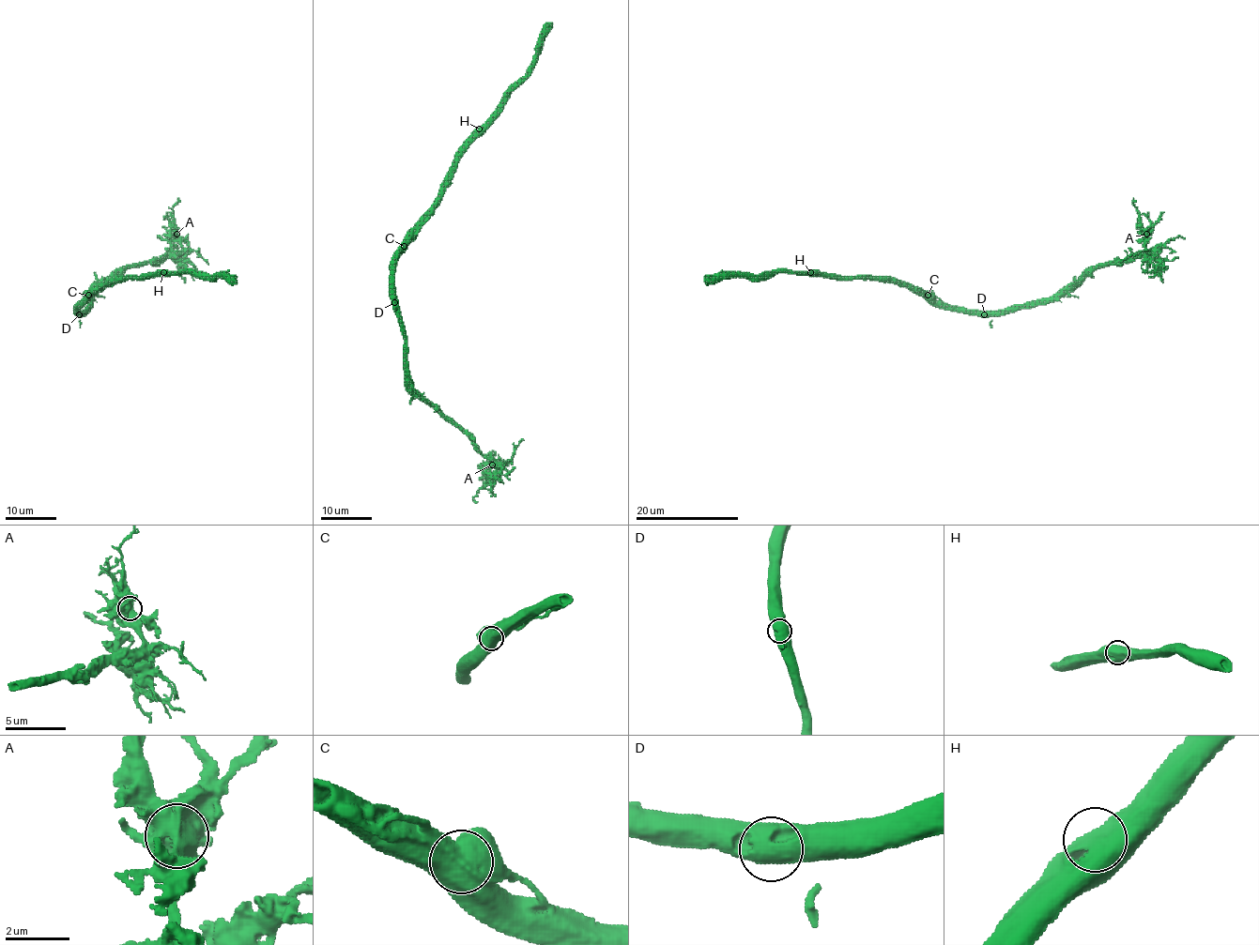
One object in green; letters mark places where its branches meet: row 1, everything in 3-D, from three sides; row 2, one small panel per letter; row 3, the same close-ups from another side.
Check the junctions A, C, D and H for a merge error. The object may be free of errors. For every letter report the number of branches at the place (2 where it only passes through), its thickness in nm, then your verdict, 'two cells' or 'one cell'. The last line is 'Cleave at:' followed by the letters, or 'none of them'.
A: 1 | 1000 nm | one cell
C: 1 | 1200 nm | two cells
D: 2 | 900 nm | one cell
H: 1 | 1050 nm | one cell
Cleave at: C

